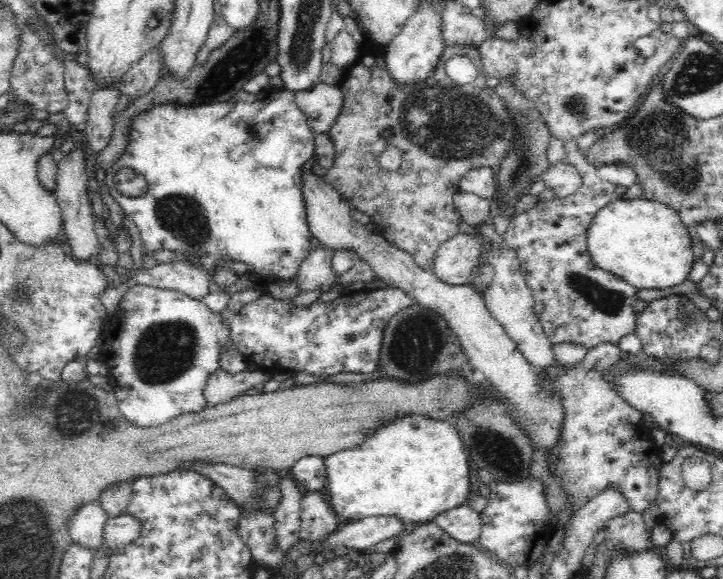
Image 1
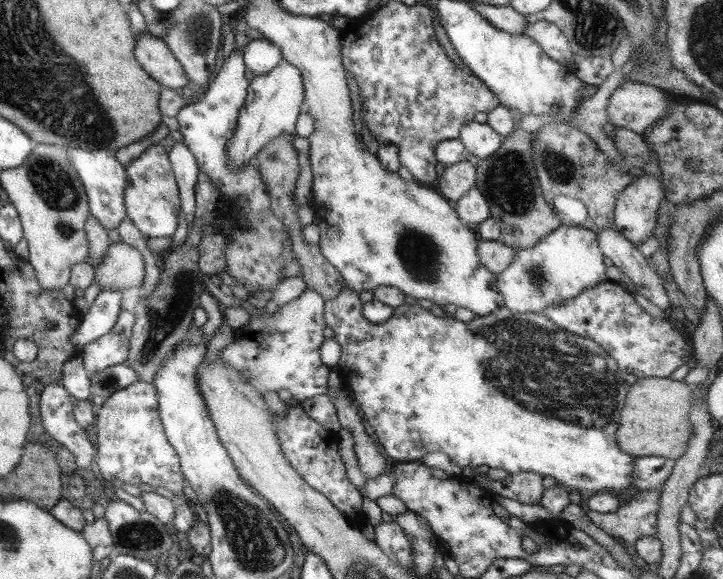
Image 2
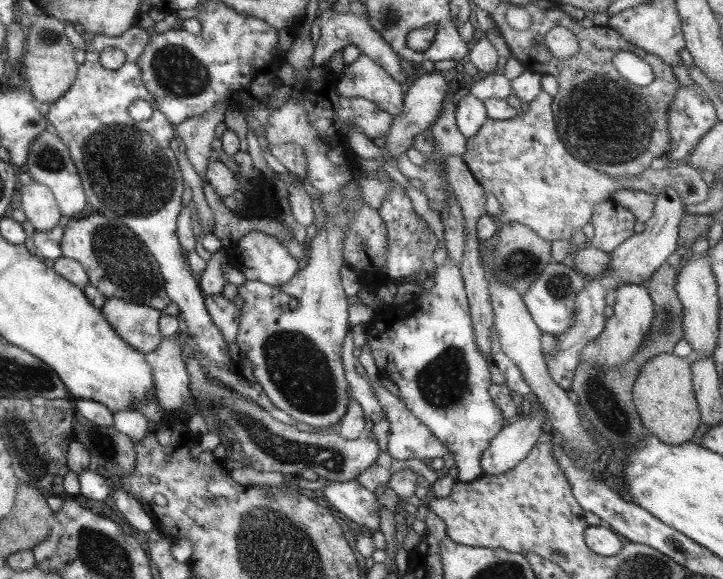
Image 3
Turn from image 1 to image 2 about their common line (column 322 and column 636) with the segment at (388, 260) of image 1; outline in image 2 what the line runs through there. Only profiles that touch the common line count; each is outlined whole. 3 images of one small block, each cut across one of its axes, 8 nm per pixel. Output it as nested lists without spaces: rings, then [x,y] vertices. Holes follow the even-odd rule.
[[[645,174],[635,177],[614,202],[613,228],[631,244],[644,242],[653,235],[663,196],[662,182],[655,177]]]

